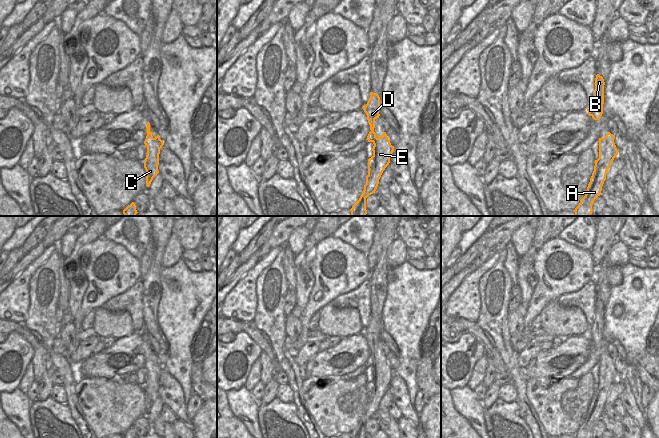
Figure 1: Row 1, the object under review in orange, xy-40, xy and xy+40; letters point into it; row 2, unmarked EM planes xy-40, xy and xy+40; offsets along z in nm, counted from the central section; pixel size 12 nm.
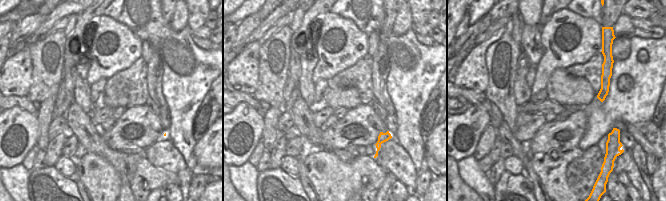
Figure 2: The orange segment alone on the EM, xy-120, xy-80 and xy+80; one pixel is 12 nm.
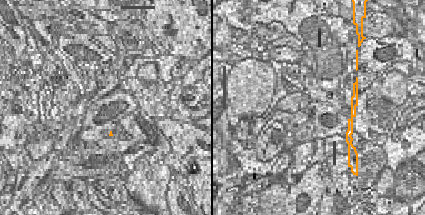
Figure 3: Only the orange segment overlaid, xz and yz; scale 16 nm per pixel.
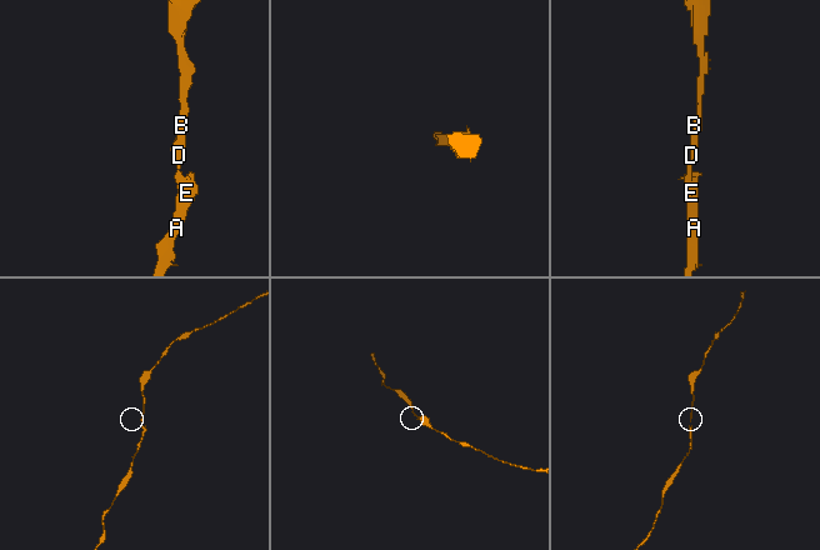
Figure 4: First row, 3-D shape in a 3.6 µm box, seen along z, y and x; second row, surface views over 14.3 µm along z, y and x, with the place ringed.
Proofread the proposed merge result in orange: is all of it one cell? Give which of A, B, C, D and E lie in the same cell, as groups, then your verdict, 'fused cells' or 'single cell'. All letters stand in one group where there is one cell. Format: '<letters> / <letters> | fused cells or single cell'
A B C D E | single cell

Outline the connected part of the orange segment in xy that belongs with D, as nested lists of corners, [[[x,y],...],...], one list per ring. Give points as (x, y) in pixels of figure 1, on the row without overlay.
[[[370,317],[370,322],[367,328],[364,329],[363,334],[367,339],[370,349],[371,355],[367,360],[367,364],[374,368],[372,372],[373,380],[368,383],[368,399],[366,400],[364,414],[359,424],[350,433],[351,438],[367,438],[366,422],[375,417],[379,403],[385,392],[389,389],[390,381],[394,375],[394,371],[391,369],[386,356],[379,362],[376,361],[376,357],[374,356],[375,344],[380,340],[380,321],[377,317]]]

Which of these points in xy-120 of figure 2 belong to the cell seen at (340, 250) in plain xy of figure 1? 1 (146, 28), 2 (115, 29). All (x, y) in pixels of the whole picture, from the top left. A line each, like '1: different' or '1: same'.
1: different
2: same

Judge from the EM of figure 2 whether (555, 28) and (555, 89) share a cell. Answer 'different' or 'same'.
different

